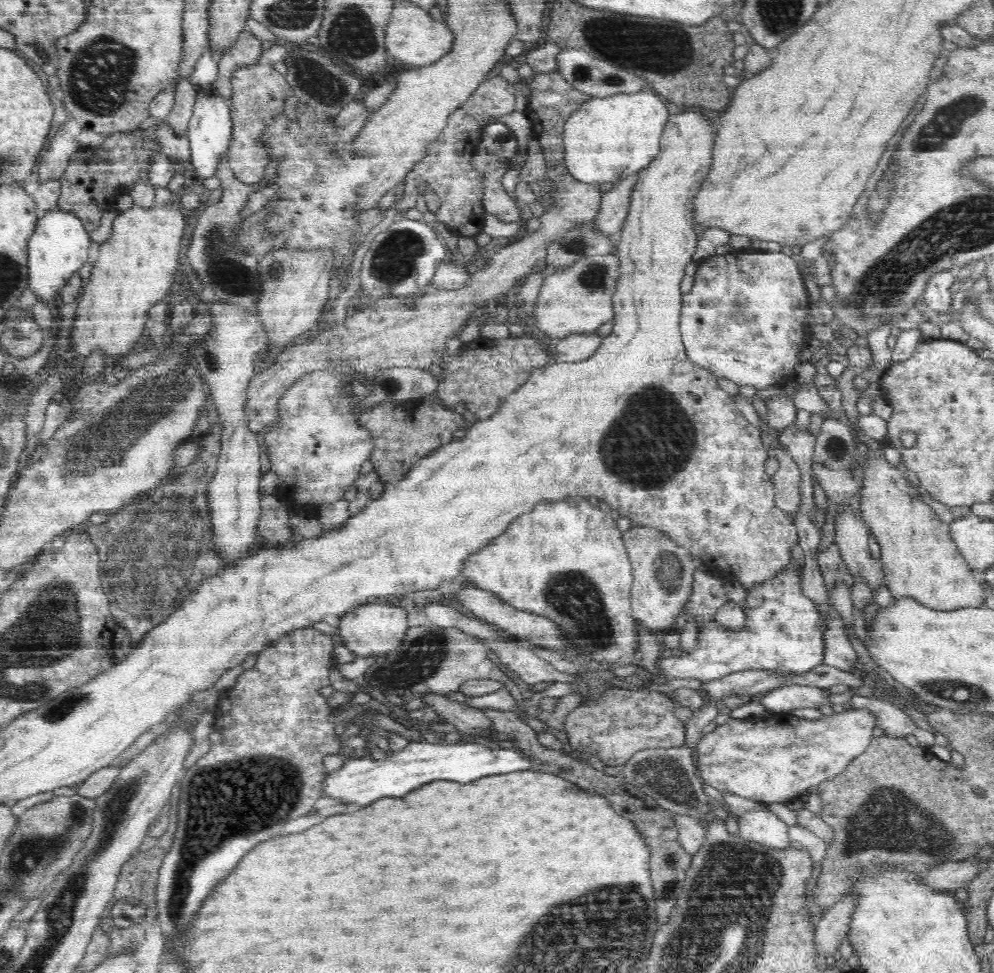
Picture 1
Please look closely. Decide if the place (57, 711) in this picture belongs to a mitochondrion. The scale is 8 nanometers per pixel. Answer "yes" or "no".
yes

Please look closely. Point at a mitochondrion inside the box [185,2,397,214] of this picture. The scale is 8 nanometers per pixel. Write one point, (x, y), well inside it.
(351, 38)

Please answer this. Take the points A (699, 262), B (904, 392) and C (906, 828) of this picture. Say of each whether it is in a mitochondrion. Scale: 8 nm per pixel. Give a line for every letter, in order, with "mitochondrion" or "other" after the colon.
A: other
B: other
C: mitochondrion

